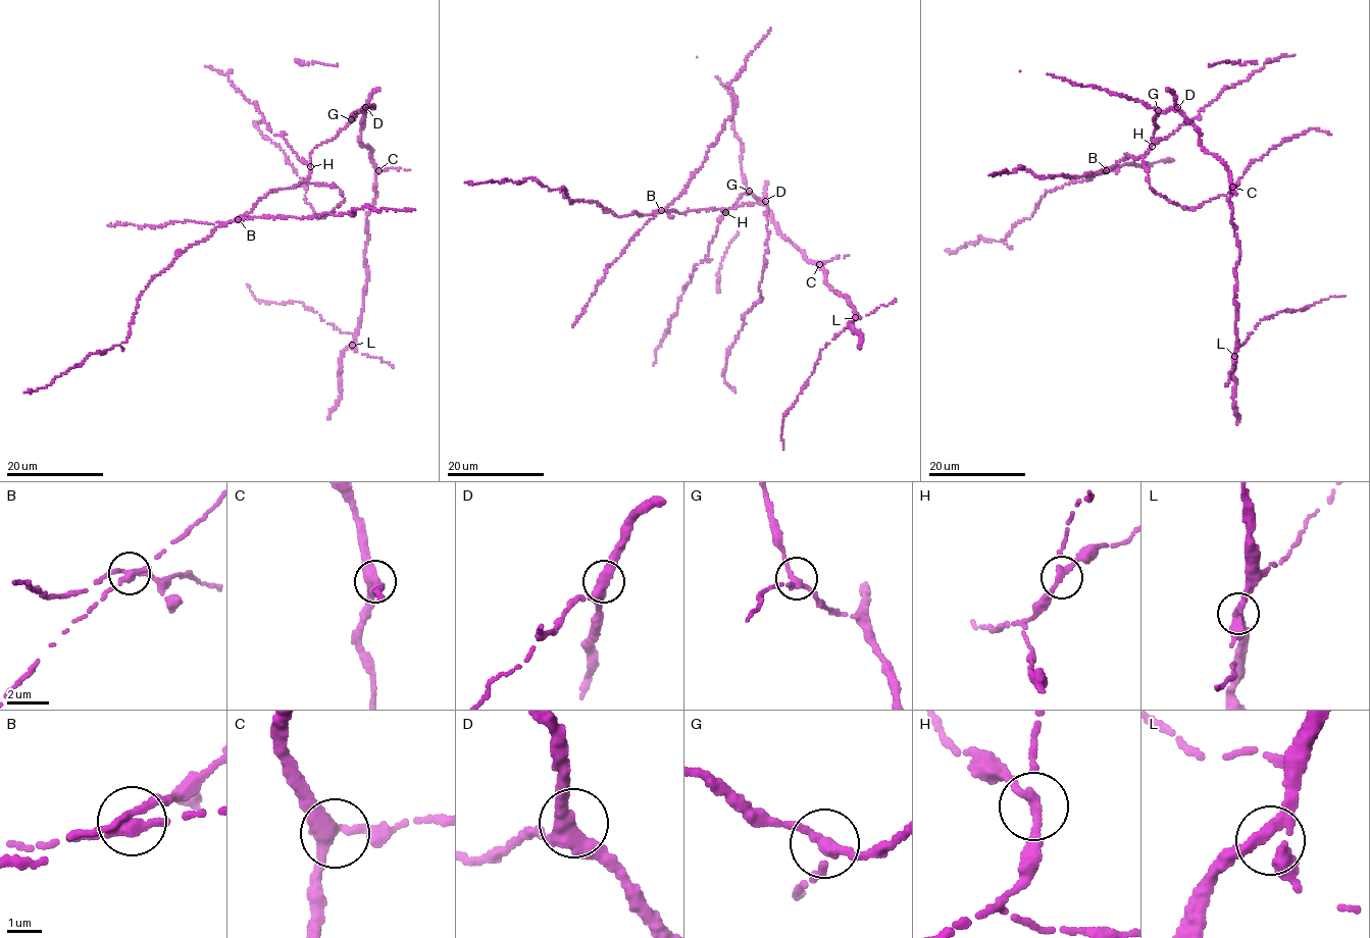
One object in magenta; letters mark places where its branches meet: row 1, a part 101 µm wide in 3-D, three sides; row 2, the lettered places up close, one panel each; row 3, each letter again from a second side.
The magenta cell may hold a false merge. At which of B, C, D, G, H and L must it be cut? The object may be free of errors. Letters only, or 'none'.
B

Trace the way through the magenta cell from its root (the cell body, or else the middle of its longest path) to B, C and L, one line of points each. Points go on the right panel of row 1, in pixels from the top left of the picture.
B: (1154, 122), (1158, 127), (1153, 134), (1149, 152), (1135, 158), (1126, 155), (1106, 169)
C: (1154, 122), (1154, 116), (1159, 112), (1170, 109), (1178, 111), (1200, 135), (1200, 145), (1227, 169), (1232, 187)
L: (1154, 122), (1159, 112), (1178, 111), (1200, 135), (1200, 145), (1229, 173), (1239, 251), (1234, 356)

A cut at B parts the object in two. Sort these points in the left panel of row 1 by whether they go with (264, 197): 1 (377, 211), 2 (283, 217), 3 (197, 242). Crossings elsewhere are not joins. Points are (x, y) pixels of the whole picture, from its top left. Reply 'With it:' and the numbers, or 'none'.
With it: 3

